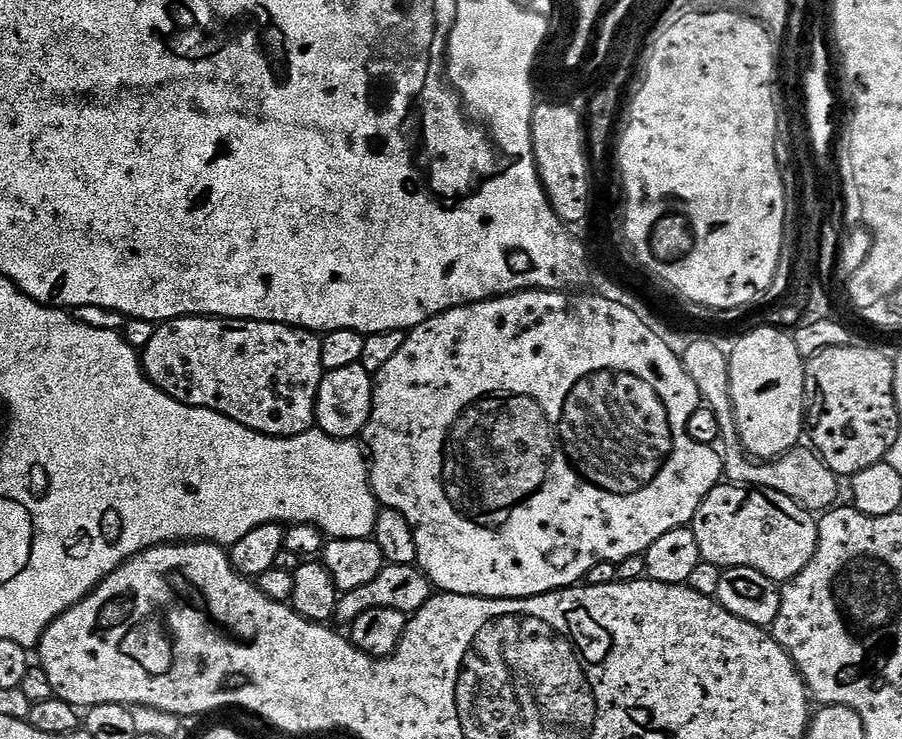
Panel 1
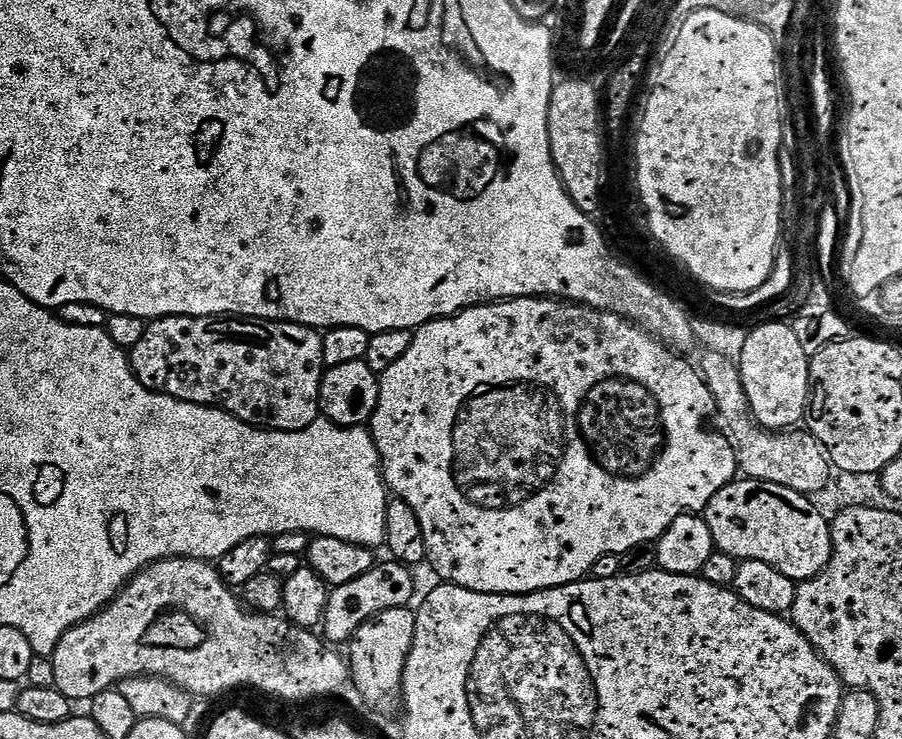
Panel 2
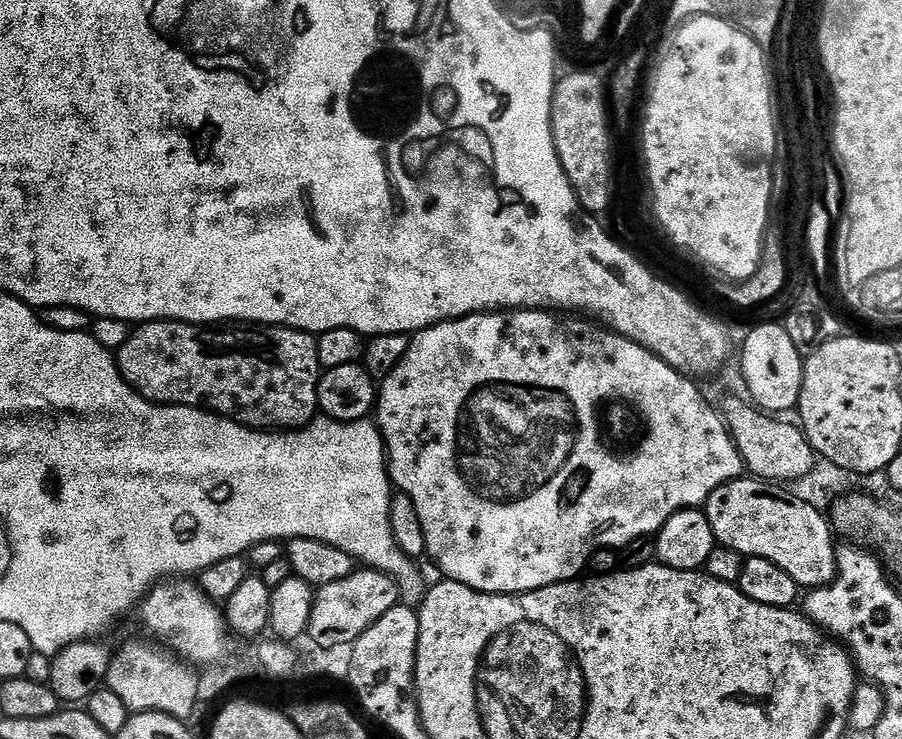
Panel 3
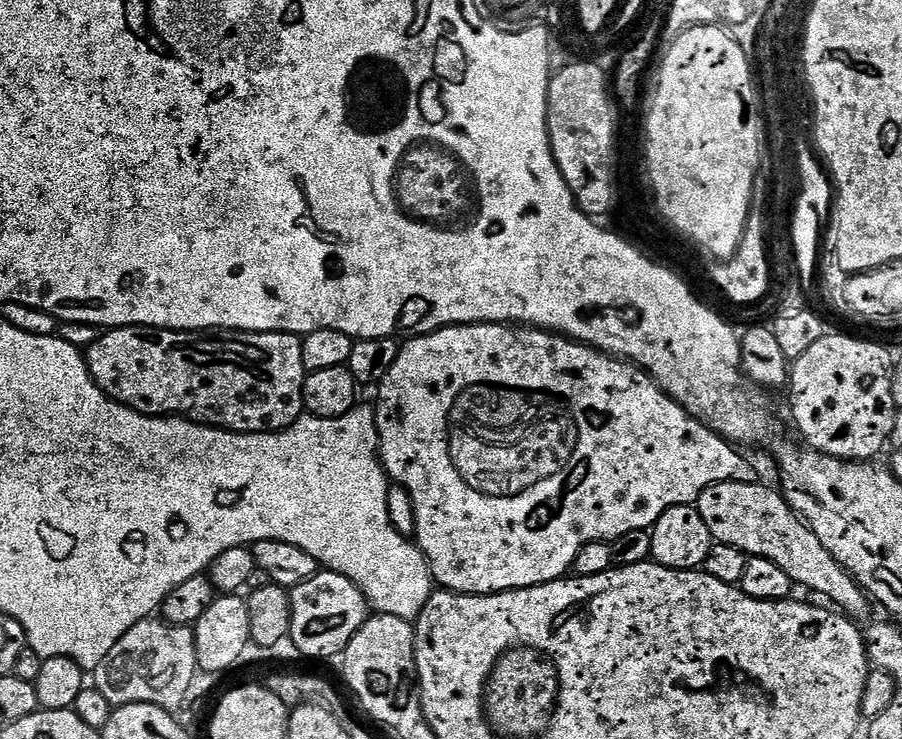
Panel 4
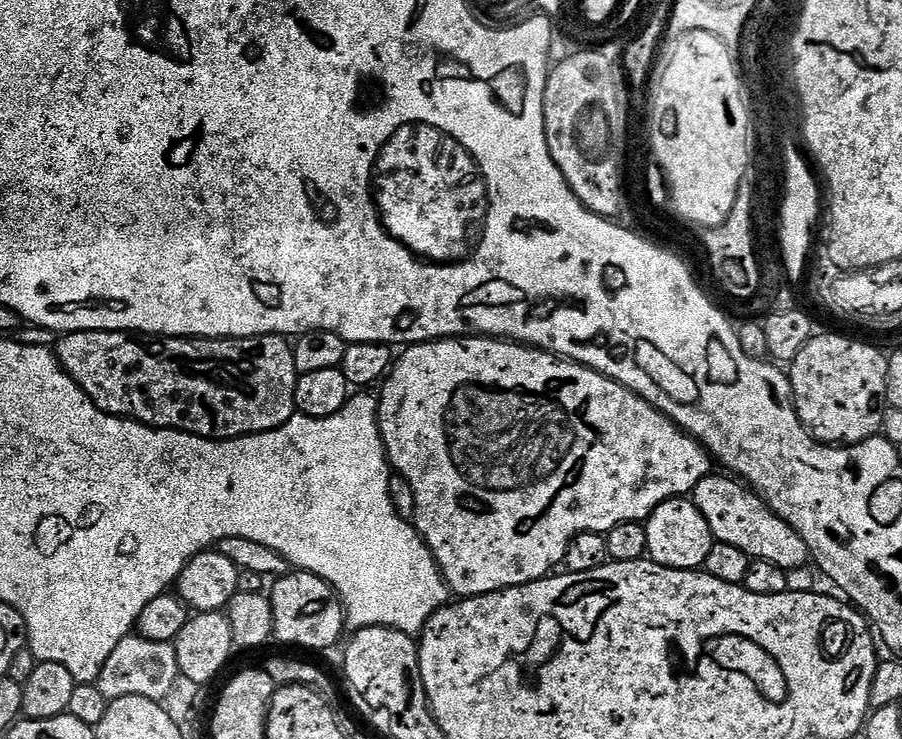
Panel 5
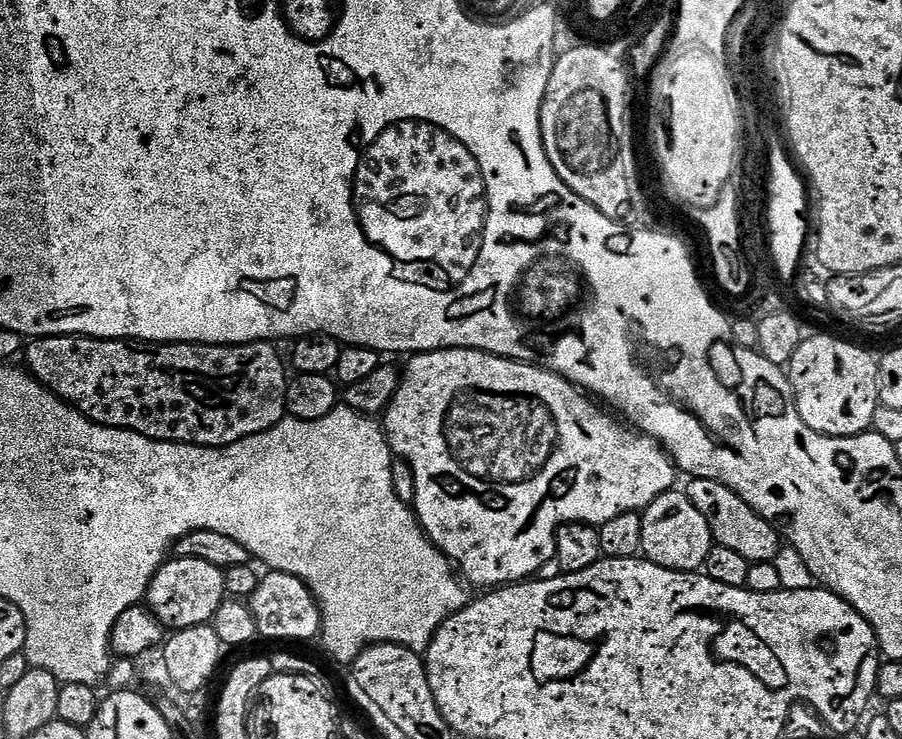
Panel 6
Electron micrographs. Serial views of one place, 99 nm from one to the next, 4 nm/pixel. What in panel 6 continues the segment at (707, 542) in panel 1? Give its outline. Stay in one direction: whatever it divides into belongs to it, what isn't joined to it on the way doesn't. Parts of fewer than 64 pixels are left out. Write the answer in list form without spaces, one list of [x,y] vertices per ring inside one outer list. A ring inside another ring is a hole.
[[[693,479],[689,484],[692,485],[686,488],[686,495],[706,518],[716,544],[730,546],[730,550],[738,550],[738,554],[742,554],[742,558],[749,562],[772,562],[777,559],[775,556],[780,552],[782,536],[774,527],[773,521],[759,516],[739,494],[716,480]]]

